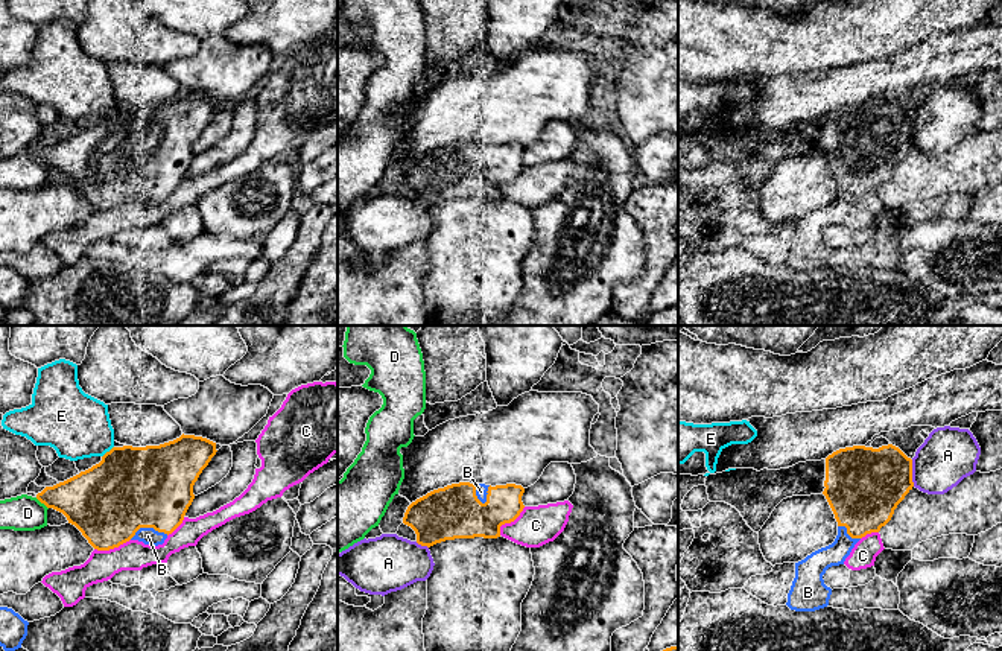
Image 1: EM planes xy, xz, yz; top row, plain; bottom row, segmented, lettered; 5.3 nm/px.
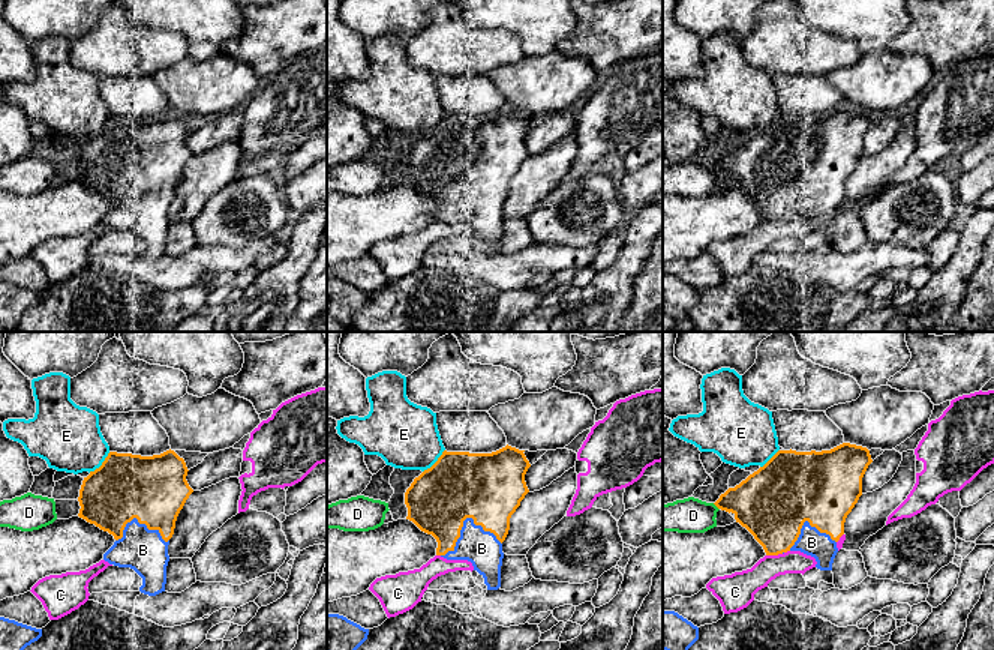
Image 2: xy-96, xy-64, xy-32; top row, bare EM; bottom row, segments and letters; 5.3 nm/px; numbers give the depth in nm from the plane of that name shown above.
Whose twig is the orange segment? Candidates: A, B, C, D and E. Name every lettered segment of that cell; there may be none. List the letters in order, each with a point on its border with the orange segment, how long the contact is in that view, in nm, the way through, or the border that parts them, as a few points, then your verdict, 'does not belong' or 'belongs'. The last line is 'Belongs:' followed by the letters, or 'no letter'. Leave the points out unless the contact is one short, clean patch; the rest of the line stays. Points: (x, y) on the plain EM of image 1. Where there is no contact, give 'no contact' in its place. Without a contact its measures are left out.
A: yz (911, 133) | 140 nm | does not belong
B: xy (148, 186) | 200 nm | belongs
C: xy (111, 207) | 200 nm | does not belong
D: xy (41, 161) | 90 nm | along xy (35, 157), (47, 168) | does not belong
E: xy (107, 111) | 90 nm | along xy (113, 105), (102, 116) | does not belong
Belongs: B

